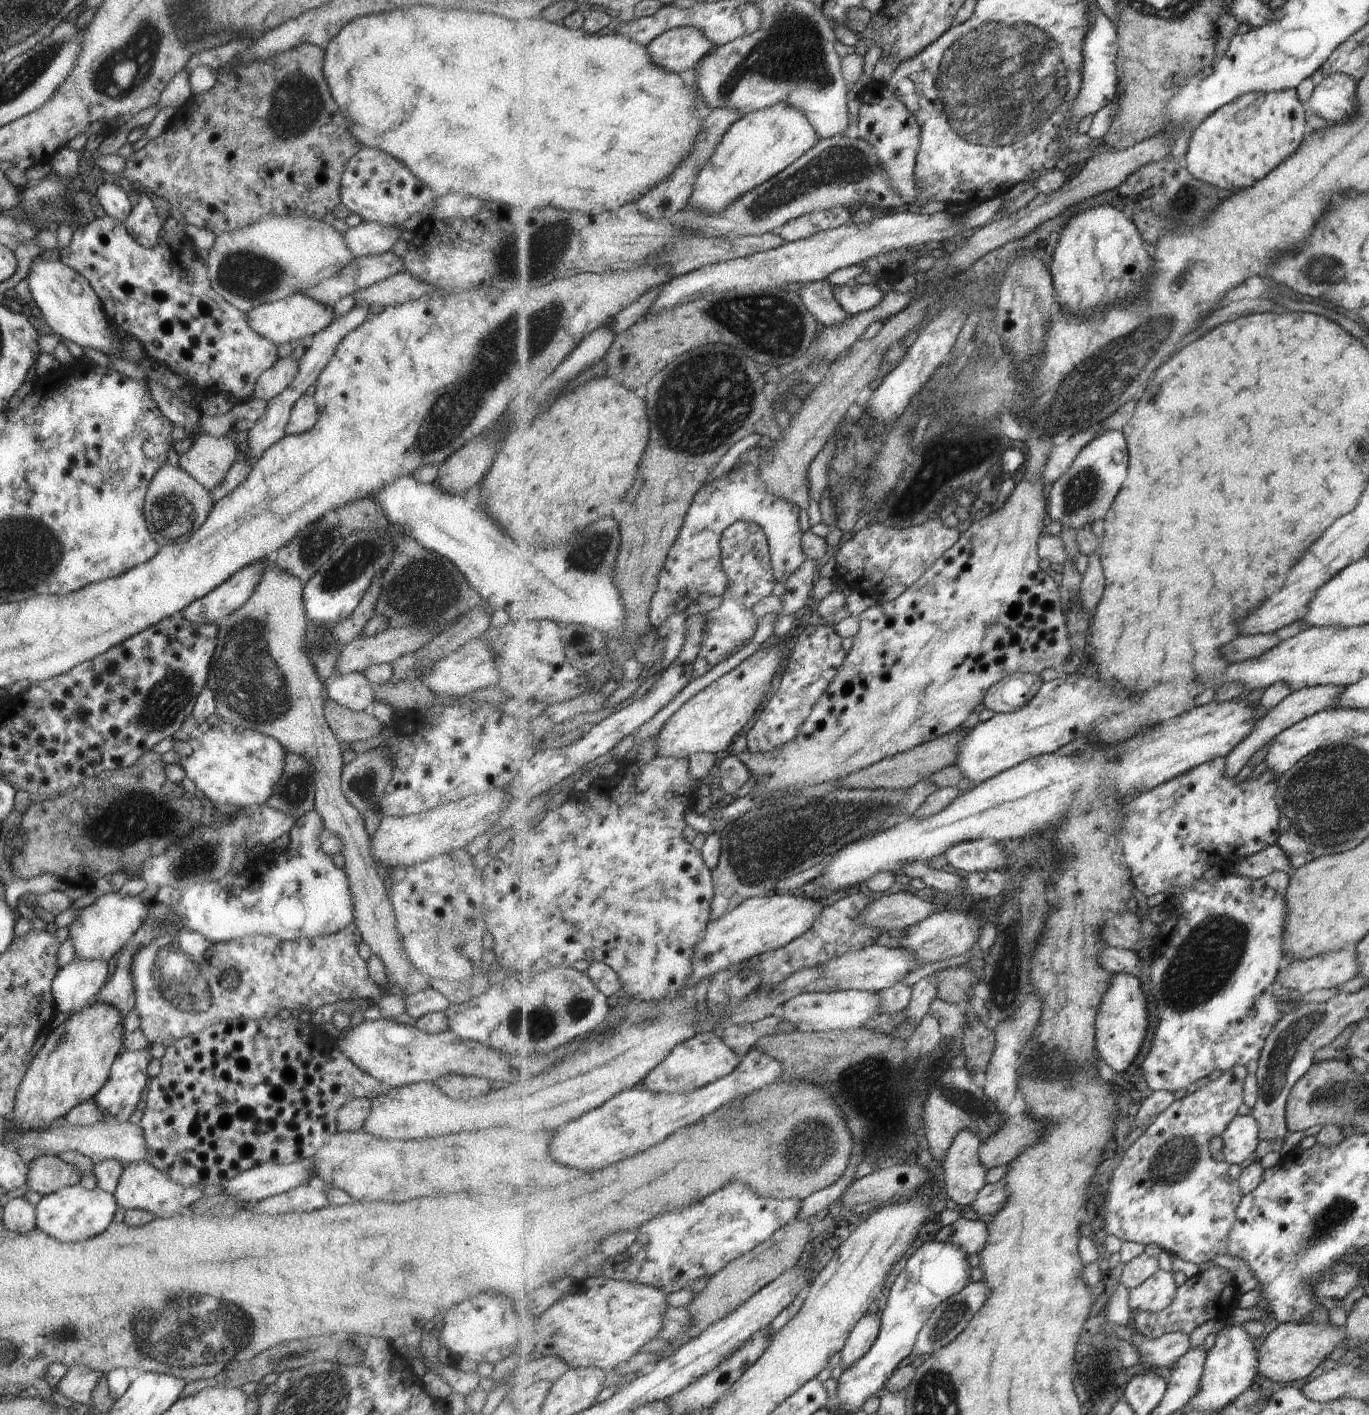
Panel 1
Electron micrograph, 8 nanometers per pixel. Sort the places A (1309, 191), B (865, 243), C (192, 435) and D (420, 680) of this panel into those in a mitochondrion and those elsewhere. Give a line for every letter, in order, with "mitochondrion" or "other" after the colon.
A: other
B: other
C: other
D: other

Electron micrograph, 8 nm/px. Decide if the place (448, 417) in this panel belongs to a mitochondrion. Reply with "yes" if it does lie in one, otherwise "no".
yes

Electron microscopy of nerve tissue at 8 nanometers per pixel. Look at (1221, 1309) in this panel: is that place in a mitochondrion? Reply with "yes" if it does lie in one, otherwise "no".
no

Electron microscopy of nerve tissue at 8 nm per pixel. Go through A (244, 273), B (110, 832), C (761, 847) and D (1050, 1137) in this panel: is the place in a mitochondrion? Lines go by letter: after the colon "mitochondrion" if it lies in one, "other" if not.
A: mitochondrion
B: mitochondrion
C: mitochondrion
D: other

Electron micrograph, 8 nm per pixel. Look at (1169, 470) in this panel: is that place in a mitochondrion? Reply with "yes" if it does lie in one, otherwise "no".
no

